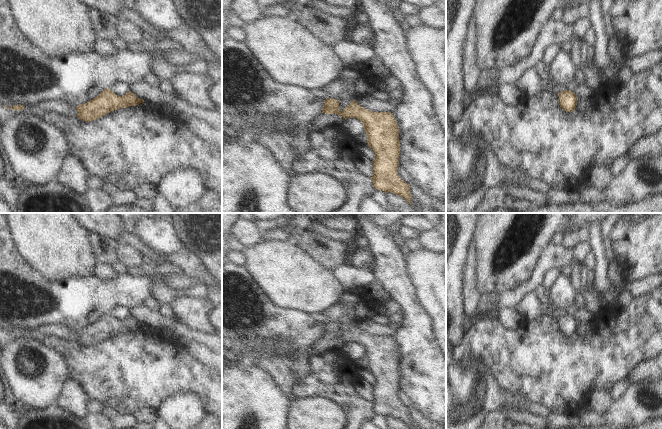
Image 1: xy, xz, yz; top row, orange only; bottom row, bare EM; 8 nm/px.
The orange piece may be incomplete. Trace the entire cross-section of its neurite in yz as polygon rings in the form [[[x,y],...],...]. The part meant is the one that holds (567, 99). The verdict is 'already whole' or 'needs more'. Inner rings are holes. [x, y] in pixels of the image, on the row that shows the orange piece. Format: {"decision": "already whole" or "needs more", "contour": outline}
{"decision": "already whole", "contour": [[[564,90],[558,94],[559,106],[566,112],[572,112],[577,106],[577,97],[574,92]]]}

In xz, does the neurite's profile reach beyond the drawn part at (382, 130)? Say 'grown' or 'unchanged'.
unchanged

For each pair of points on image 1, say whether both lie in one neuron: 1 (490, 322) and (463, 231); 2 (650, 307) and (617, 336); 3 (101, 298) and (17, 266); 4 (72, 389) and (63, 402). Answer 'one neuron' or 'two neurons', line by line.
1: two neurons
2: one neuron
3: one neuron
4: one neuron

